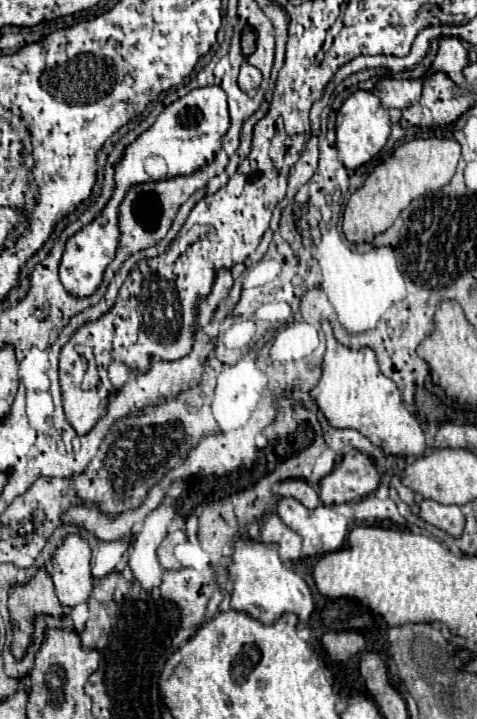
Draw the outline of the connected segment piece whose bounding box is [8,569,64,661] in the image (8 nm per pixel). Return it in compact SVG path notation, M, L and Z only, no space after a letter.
M38 569L38 573L26 585L12 587L8 609L14 633L10 649L16 661L26 655L26 649L32 643L32 619L36 619L36 615L64 617L64 609L56 599L52 579L44 569Z

